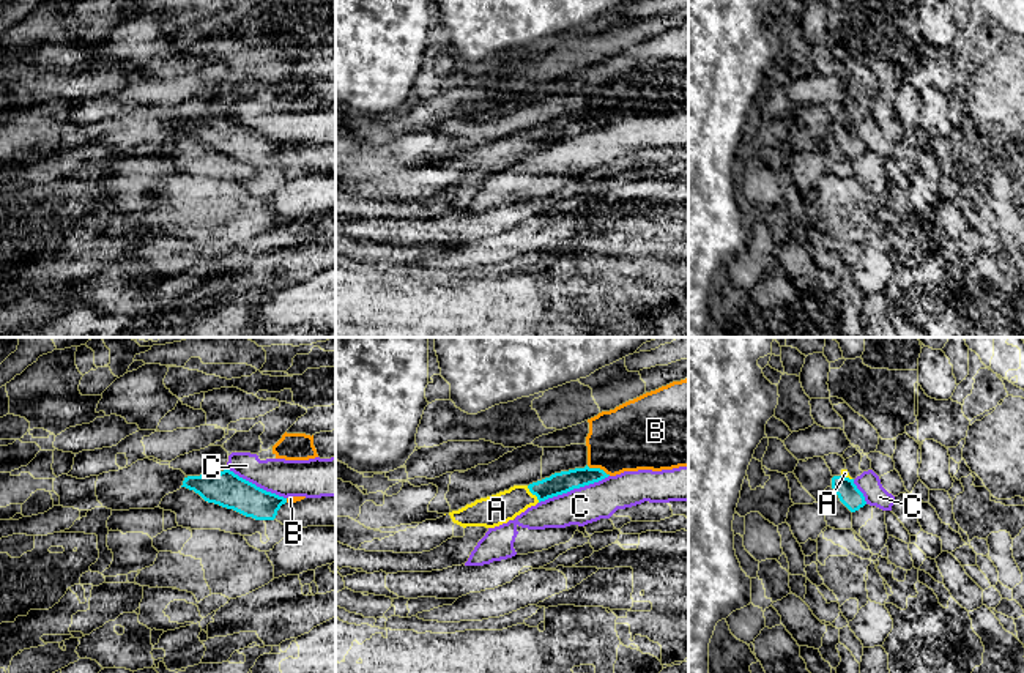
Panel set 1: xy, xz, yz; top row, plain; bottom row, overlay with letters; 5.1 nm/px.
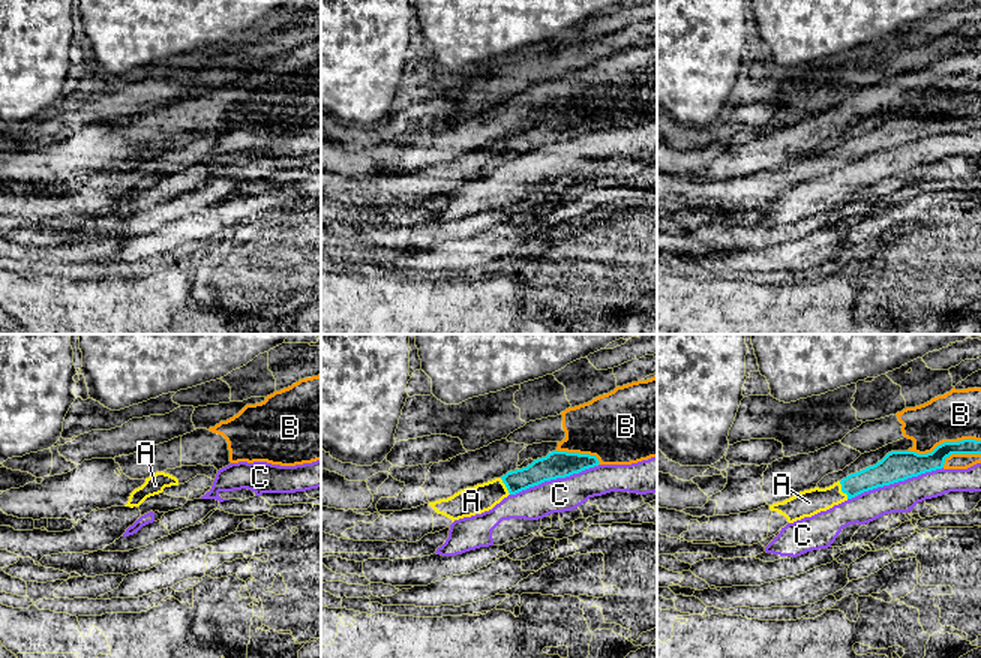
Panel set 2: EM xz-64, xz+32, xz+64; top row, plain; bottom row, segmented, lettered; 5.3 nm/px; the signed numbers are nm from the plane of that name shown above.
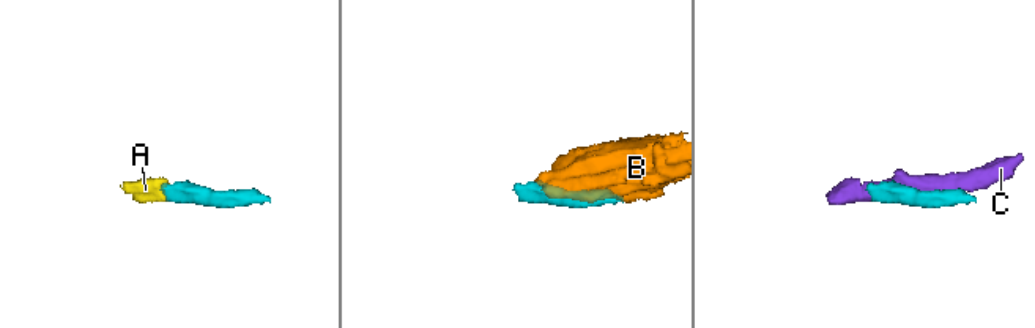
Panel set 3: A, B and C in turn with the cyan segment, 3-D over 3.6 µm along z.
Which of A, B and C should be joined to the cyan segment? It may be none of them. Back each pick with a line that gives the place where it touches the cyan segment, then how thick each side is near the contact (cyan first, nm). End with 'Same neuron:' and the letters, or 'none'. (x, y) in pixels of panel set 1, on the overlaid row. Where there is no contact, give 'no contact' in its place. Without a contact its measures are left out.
A: contact xz (533, 494); calibres 110 and 160 nm
Same neuron: A

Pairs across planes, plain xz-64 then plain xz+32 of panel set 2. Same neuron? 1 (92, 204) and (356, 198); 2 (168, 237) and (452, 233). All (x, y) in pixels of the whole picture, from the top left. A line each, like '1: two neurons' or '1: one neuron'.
1: two neurons
2: two neurons

